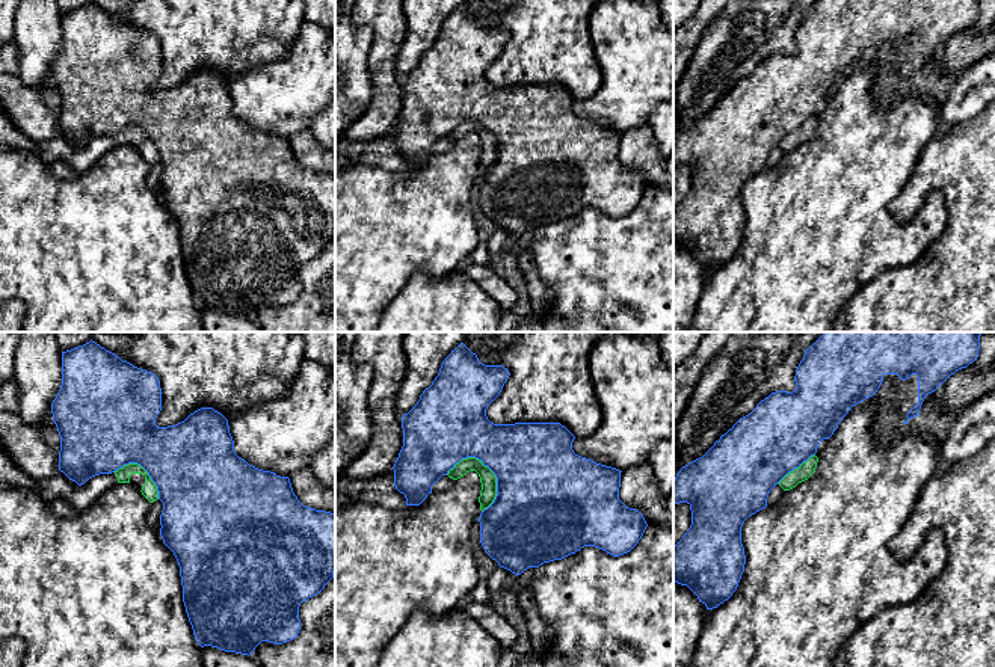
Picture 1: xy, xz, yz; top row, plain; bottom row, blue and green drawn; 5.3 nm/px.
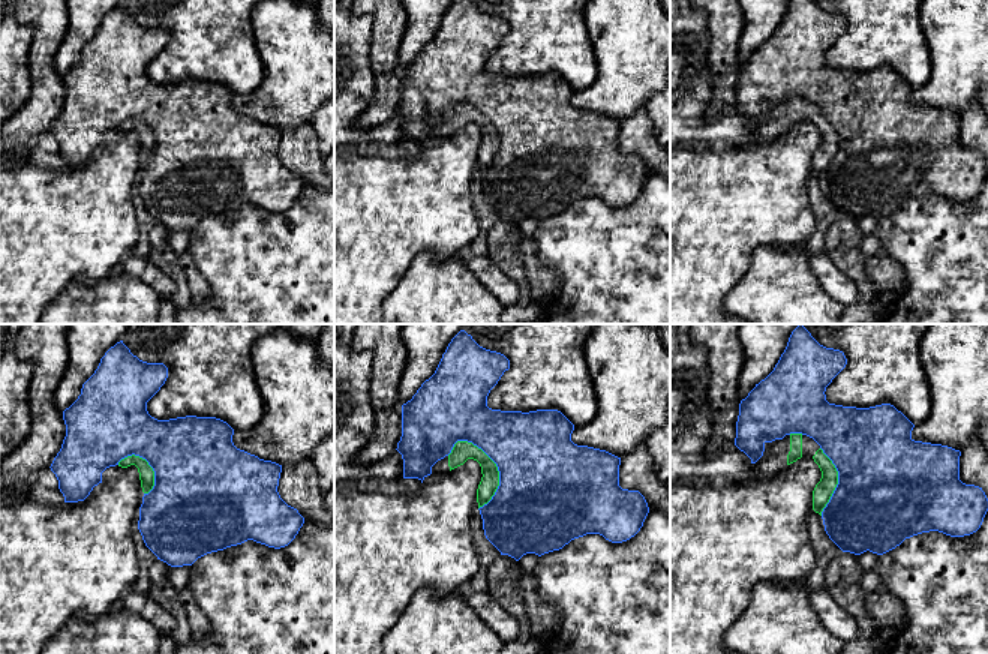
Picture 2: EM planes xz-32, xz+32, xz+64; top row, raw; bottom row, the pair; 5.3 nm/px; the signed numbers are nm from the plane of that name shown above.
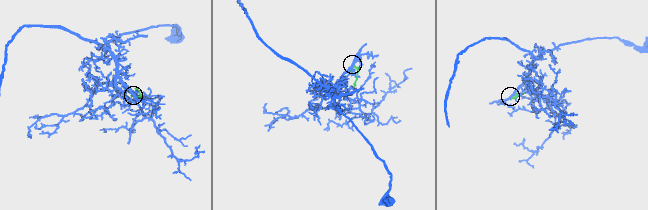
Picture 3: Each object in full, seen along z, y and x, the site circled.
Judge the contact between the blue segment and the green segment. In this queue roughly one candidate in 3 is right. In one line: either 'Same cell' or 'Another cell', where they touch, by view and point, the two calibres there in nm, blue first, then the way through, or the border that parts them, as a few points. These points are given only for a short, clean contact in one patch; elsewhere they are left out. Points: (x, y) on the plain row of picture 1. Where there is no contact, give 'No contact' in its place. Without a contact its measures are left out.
Another cell. Touches blue at xz (497, 142). Thickness 500 nm (blue) against 90 nm

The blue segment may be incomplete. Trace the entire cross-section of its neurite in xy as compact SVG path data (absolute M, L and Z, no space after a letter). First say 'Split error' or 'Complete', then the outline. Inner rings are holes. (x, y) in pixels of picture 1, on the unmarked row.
Complete. M95 3L62 14L62 47L51 65L53 83L60 98L59 133L79 148L100 136L112 136L128 125L140 127L159 152L159 161L163 164L160 177L160 198L163 205L174 214L183 247L183 264L189 284L193 291L196 305L217 309L225 314L251 317L261 303L282 306L297 299L300 293L299 269L302 264L320 255L334 240L335 234L335 177L325 172L316 172L303 168L293 154L288 139L276 137L270 133L258 131L239 119L234 113L234 103L229 95L228 81L213 69L201 69L190 75L184 83L159 89L156 80L162 72L162 50L156 36L140 32L133 26L122 23L115 15L106 12Z

